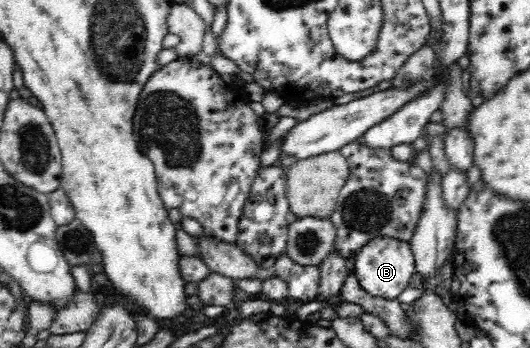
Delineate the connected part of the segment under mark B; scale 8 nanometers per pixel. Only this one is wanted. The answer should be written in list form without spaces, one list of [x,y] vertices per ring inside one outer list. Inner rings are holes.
[[[390,238],[372,240],[372,242],[362,247],[356,256],[353,256],[350,264],[352,273],[358,279],[362,290],[366,291],[366,294],[388,300],[394,300],[396,296],[400,296],[404,292],[404,288],[410,286],[411,278],[415,274],[415,259],[411,251],[411,245]]]

